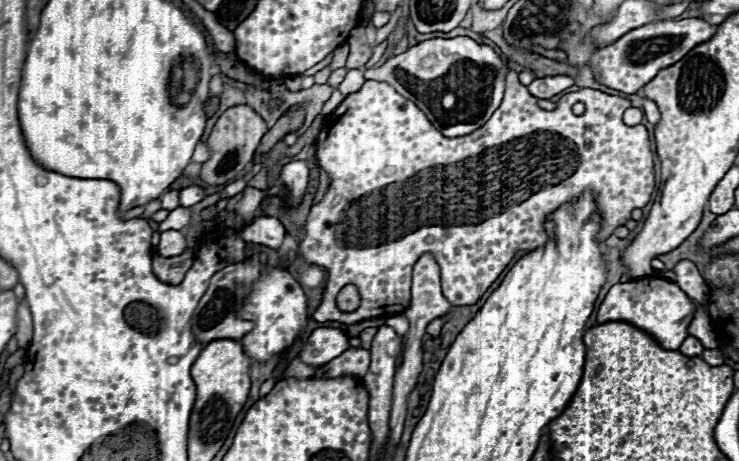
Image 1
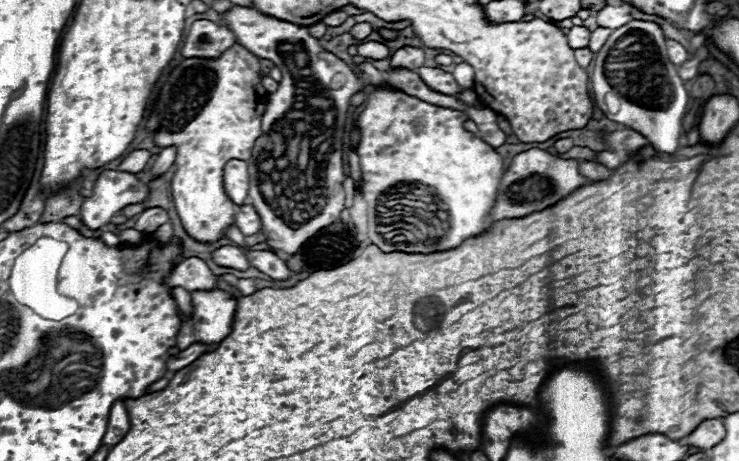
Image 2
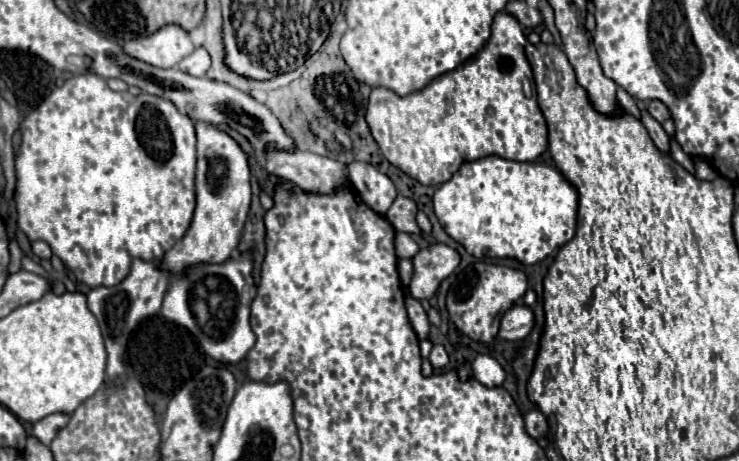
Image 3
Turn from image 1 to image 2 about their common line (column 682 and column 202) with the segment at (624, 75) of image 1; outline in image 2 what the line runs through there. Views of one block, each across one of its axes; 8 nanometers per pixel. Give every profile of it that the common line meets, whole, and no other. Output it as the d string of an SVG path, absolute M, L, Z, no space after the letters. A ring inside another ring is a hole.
M196 20L188 30L188 36L180 54L184 58L192 58L192 56L218 58L234 42L236 42L236 36L226 26L220 26L210 20Z

